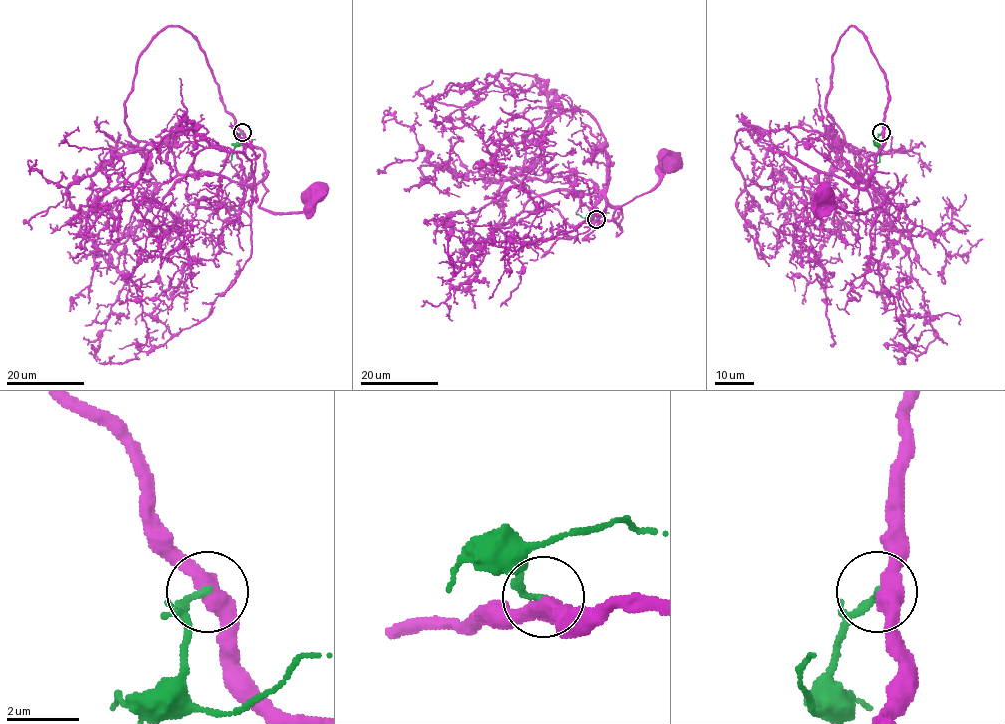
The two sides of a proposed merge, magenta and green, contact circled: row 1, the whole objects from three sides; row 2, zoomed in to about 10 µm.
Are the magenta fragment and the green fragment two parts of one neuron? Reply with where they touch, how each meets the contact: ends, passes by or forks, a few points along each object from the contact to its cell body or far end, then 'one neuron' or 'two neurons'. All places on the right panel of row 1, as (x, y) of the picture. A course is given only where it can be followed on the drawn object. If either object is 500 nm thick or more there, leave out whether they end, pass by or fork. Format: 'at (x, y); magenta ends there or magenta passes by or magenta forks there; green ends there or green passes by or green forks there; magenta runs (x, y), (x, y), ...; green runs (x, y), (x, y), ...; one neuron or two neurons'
at (881, 132); magenta passes by; green ends there; magenta runs (881, 132), (884, 143), (875, 170), (897, 177), (897, 186), (881, 204), (851, 213), (826, 194); green runs (881, 132), (877, 138), (879, 159), (875, 165); two neurons

